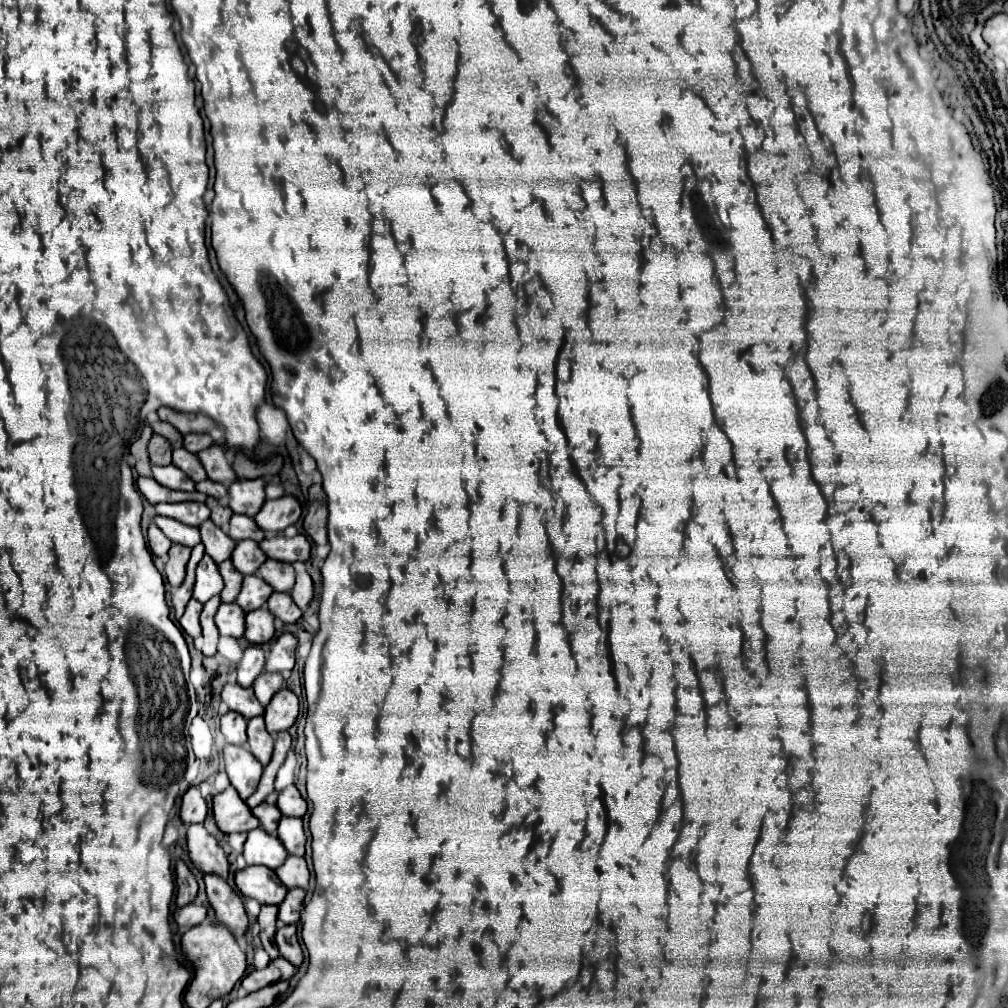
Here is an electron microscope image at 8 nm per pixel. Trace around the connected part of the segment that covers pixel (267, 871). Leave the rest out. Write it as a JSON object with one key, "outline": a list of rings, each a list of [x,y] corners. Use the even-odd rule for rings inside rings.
{"outline":[[[247,866],[235,874],[235,886],[245,898],[253,898],[259,904],[279,906],[287,894],[287,888],[279,884],[279,878],[271,868]]]}

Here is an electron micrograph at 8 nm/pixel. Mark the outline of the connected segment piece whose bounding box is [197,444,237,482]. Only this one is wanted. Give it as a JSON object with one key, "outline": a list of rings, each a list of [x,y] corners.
{"outline":[[[211,446],[203,452],[197,454],[201,464],[205,466],[207,474],[209,474],[209,480],[215,480],[215,482],[233,482],[237,476],[231,468],[231,464],[227,462],[225,458],[225,450],[221,446]]]}

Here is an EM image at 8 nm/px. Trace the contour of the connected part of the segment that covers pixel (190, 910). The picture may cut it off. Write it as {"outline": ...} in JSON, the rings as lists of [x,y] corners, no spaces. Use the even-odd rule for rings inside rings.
{"outline":[[[193,902],[187,904],[187,906],[183,906],[183,908],[177,908],[177,910],[173,912],[173,920],[175,920],[177,926],[181,926],[181,928],[189,928],[189,926],[201,922],[203,918],[205,918],[205,906],[193,904]]]}

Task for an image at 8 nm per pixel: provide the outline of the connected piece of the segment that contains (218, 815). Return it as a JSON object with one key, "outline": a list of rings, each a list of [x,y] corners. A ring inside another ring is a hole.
{"outline":[[[233,786],[213,796],[213,816],[223,834],[249,832],[259,826],[247,804],[239,798]]]}

